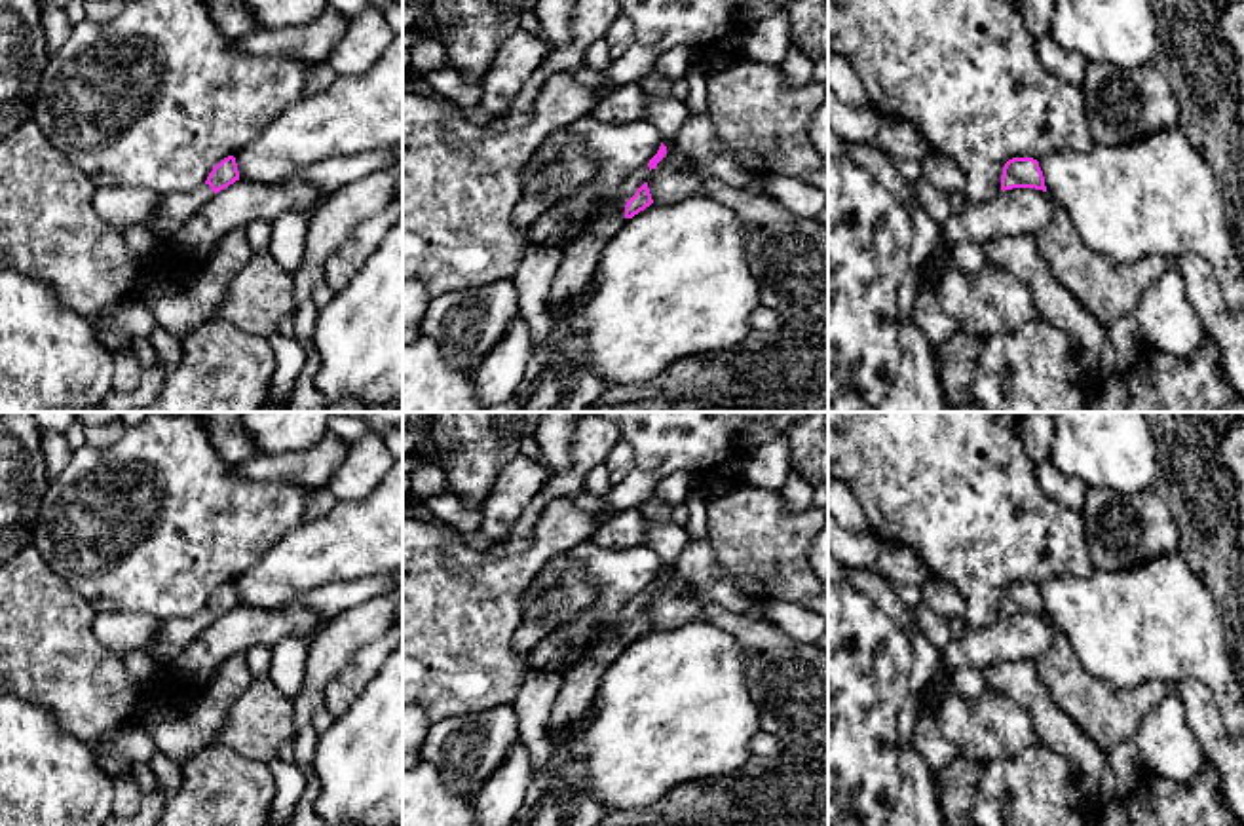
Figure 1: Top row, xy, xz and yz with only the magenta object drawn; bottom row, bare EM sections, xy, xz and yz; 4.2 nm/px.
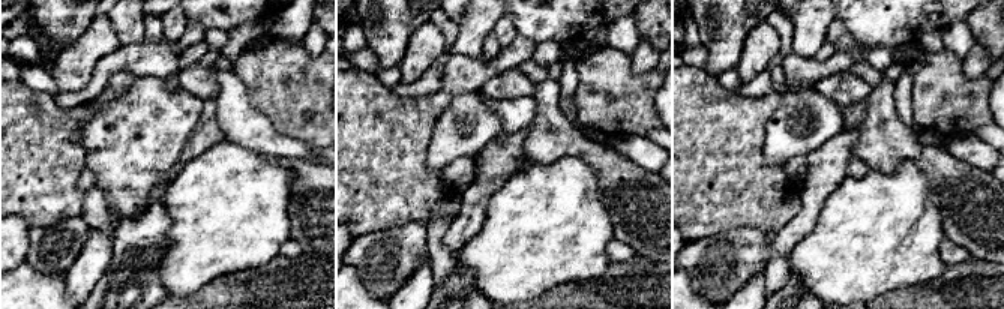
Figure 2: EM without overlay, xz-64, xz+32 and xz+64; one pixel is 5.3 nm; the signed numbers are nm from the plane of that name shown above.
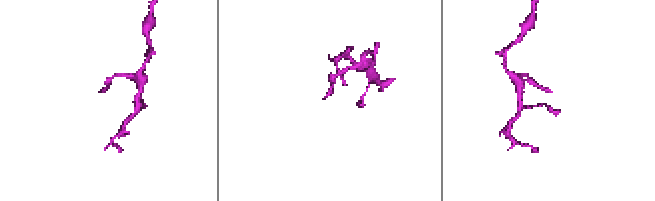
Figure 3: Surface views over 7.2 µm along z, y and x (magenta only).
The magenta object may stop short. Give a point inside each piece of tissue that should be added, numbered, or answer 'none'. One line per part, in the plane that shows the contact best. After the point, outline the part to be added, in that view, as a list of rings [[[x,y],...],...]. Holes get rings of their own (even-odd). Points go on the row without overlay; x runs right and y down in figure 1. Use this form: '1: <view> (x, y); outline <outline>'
1: xz (580, 684); outline [[[644,591],[629,600],[621,615],[600,629],[591,640],[587,653],[562,674],[562,689],[547,722],[547,737],[589,714],[596,703],[596,691],[604,672],[625,649],[625,630],[646,608],[650,592]]]

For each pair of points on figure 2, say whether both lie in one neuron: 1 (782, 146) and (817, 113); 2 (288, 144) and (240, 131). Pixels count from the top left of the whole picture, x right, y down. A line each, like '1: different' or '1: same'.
1: same
2: same

